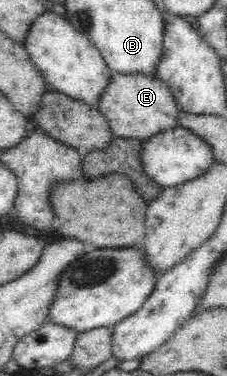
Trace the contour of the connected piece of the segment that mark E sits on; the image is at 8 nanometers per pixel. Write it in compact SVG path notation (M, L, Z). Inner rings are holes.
M111 72L109 82L98 100L100 113L107 119L113 138L146 141L153 135L178 125L178 108L169 85L153 75Z

